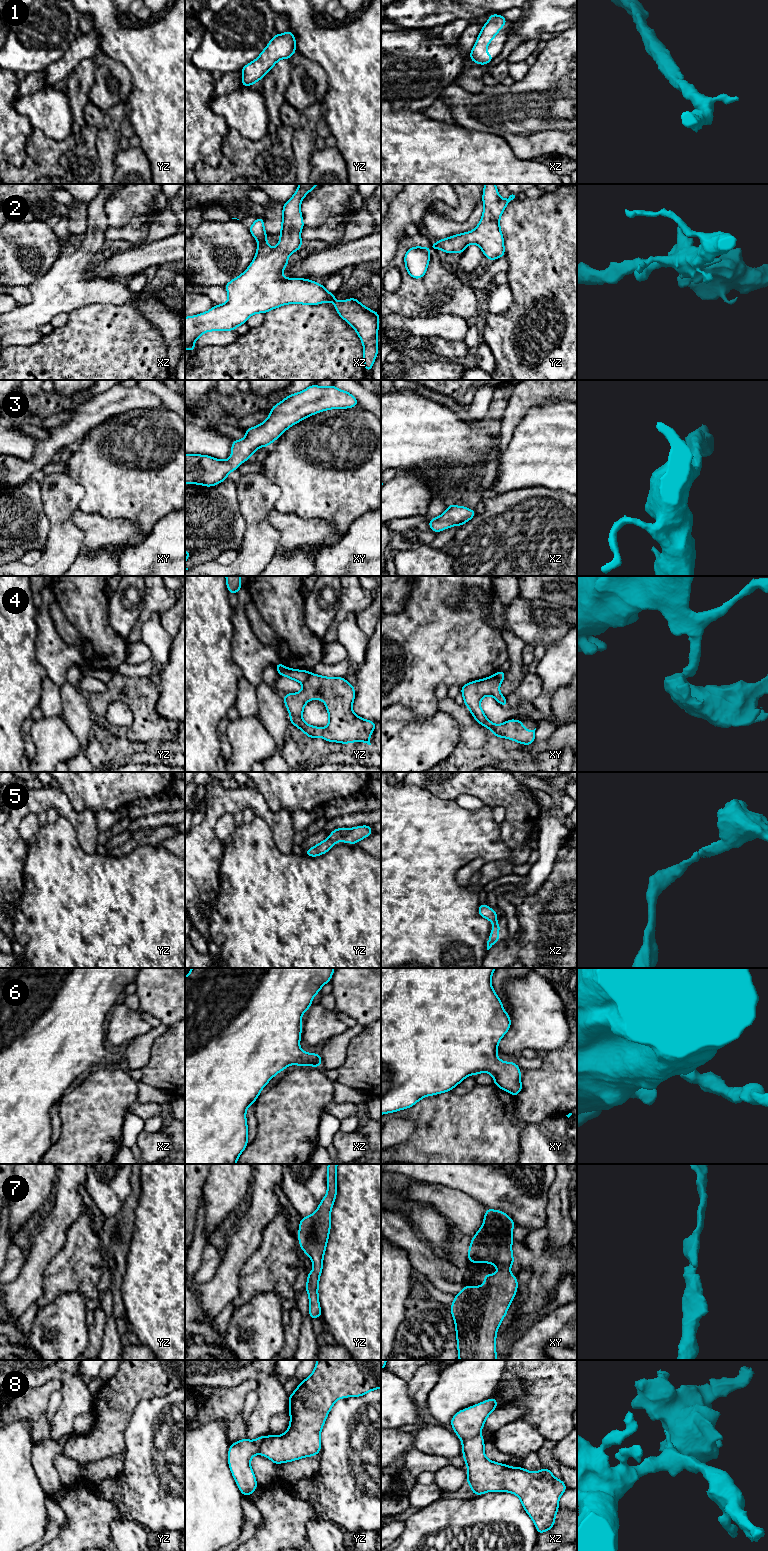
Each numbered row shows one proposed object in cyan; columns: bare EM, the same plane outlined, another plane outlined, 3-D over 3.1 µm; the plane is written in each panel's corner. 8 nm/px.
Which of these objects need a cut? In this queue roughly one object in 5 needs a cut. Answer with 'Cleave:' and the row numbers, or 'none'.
Cleave: 4, 8

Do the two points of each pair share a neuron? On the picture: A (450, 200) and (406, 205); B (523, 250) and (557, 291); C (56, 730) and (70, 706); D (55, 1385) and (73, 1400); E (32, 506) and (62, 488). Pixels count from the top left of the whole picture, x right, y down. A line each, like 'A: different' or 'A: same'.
A: same
B: same
C: different
D: different
E: different

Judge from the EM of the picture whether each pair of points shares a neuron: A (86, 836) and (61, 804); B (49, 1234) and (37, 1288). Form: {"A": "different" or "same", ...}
{"A": "same", "B": "same"}

